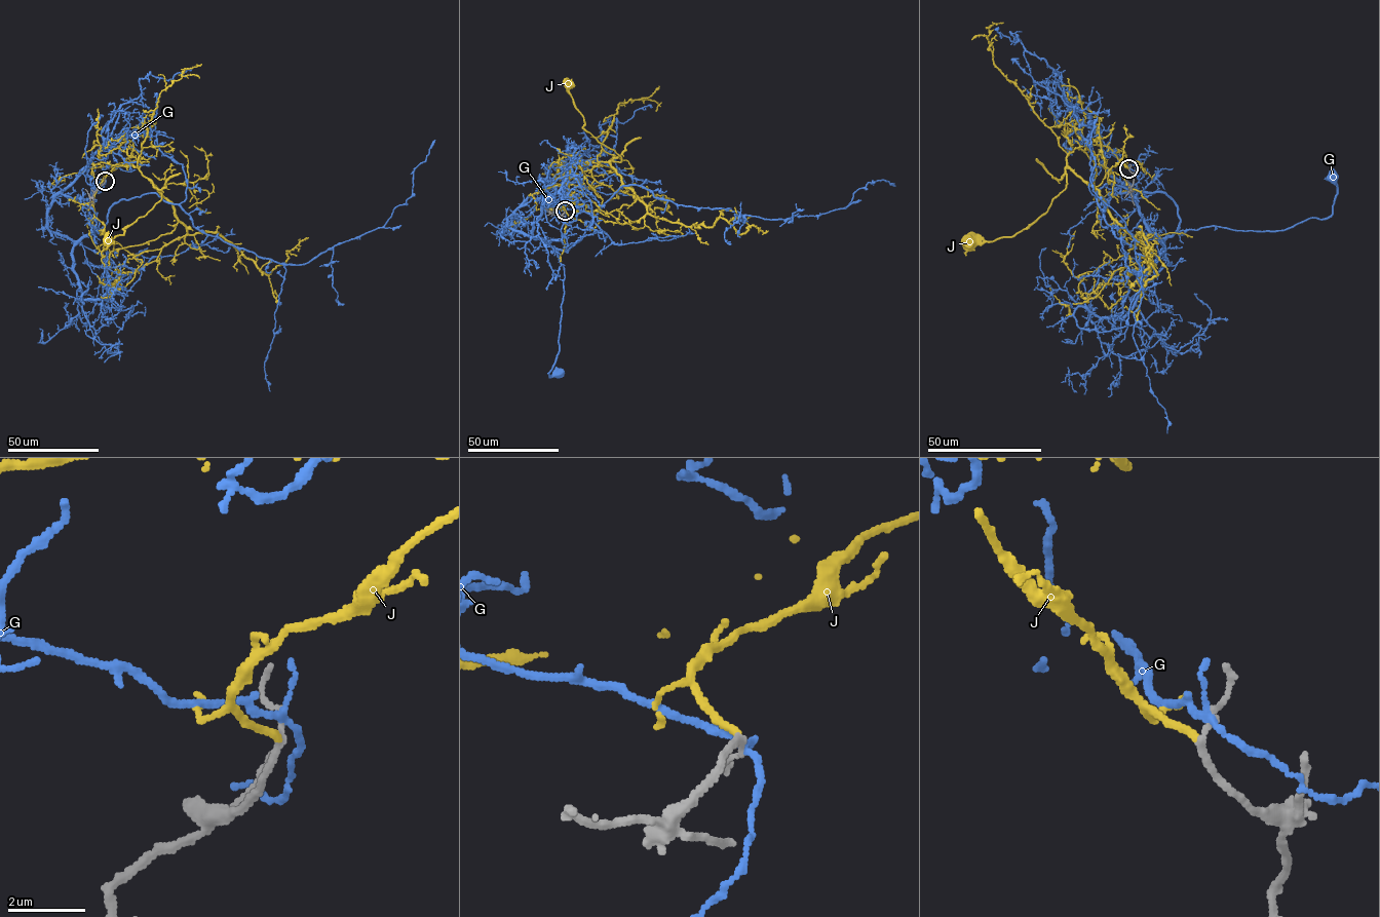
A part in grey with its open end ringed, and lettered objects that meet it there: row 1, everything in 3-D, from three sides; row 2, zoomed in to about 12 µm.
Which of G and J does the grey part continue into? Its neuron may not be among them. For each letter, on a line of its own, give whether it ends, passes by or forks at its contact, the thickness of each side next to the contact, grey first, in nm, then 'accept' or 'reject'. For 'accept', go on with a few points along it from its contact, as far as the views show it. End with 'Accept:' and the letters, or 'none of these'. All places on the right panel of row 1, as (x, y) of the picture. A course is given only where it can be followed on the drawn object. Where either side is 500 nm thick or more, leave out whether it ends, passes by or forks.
G: it forks | 130/150 nm | reject
J: it ends | 150/170 nm | accept | via (1128, 168), (1108, 147), (1077, 147), (1066, 158), (1066, 188), (1046, 212), (1013, 235), (967, 241)
Accept: J

